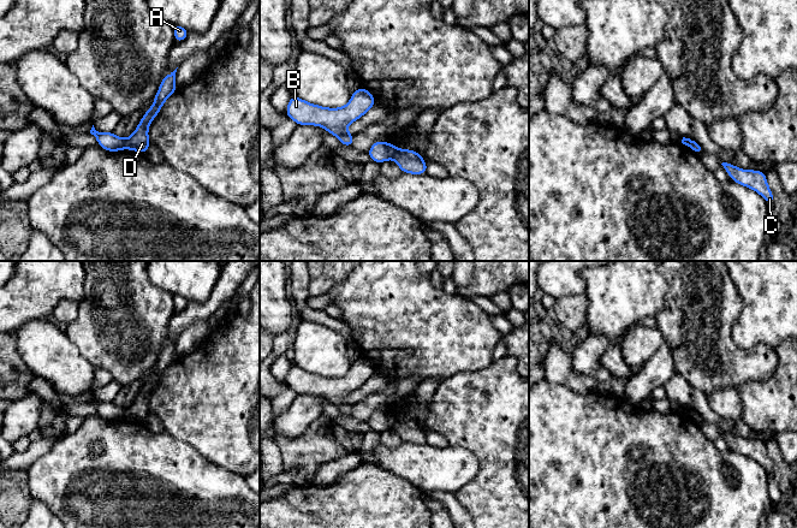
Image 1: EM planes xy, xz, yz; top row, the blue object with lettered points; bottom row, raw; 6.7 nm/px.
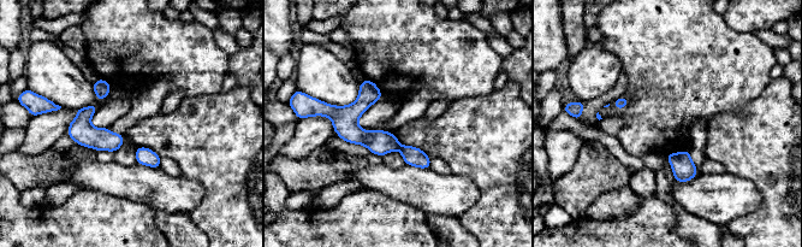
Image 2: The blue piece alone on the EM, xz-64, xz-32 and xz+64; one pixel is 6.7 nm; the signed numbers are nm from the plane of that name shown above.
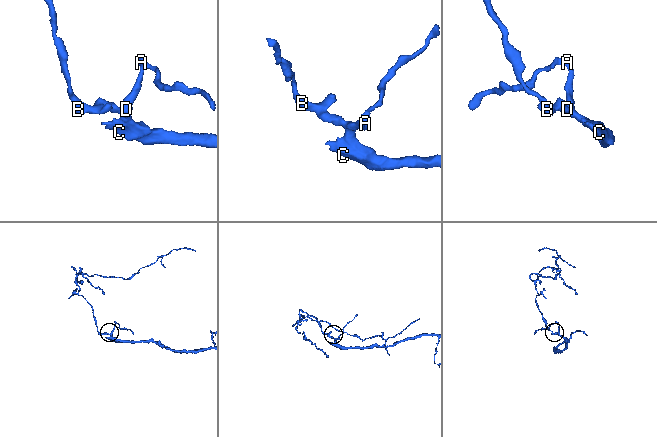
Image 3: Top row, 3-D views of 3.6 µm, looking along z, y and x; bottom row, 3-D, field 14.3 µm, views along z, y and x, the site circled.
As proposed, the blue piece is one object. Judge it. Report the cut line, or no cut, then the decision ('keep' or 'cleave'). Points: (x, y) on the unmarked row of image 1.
xz (397, 419), (391, 427) | cleave

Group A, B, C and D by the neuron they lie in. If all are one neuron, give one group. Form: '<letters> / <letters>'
A C D / B

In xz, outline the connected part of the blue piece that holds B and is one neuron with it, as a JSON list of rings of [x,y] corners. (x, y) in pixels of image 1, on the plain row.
[[[358,357],[349,370],[349,373],[340,378],[327,378],[307,372],[297,366],[292,366],[286,378],[286,385],[296,391],[298,394],[317,394],[327,399],[333,405],[337,405],[346,416],[352,416],[353,405],[346,401],[346,397],[355,390],[359,388],[375,374],[375,367],[364,357]]]

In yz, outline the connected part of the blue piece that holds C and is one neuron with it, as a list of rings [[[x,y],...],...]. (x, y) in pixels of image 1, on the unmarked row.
[[[721,433],[727,444],[737,452],[748,456],[759,462],[768,474],[773,474],[774,465],[767,453],[766,443],[760,440],[747,439],[736,437],[731,433]]]

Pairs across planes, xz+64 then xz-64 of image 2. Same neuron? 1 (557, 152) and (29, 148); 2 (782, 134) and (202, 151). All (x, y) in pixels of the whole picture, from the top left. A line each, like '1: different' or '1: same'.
1: same
2: same

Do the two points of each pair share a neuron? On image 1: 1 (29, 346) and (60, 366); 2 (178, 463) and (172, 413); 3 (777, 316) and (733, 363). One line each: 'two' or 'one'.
1: one
2: two
3: two

